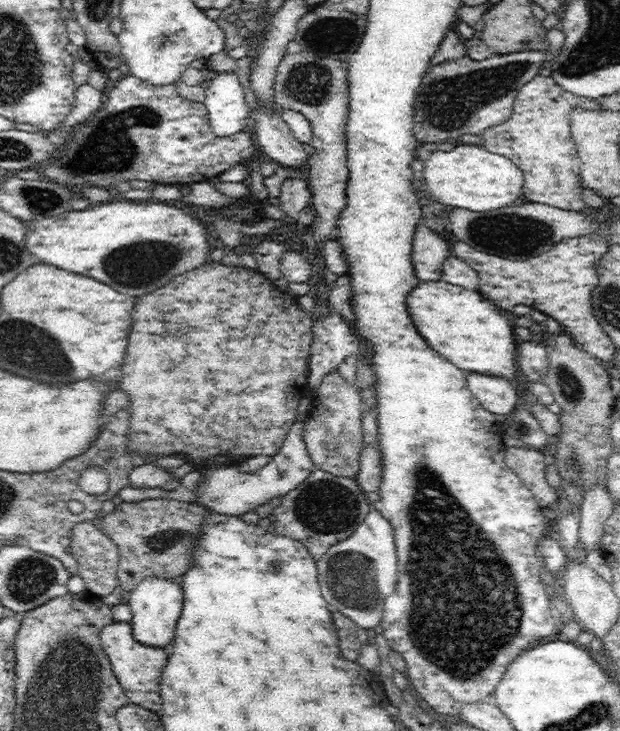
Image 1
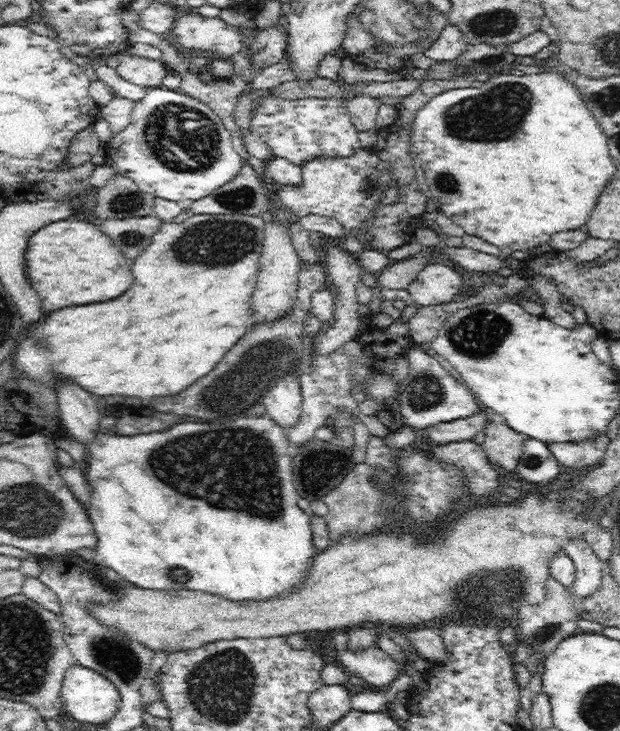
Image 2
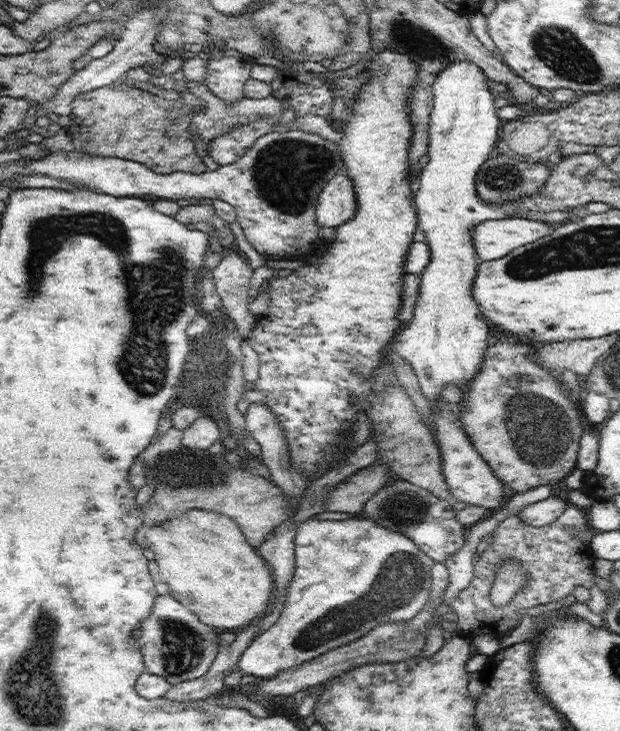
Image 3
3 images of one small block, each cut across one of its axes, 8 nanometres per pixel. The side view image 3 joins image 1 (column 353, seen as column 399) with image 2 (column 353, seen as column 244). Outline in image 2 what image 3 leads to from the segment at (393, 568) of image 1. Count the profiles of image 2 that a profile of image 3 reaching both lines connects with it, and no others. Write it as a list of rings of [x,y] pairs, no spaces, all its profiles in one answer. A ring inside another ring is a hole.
[[[372,645],[361,651],[350,649],[337,651],[337,658],[349,672],[358,674],[369,685],[388,686],[403,671],[404,666],[398,664],[378,645]]]

